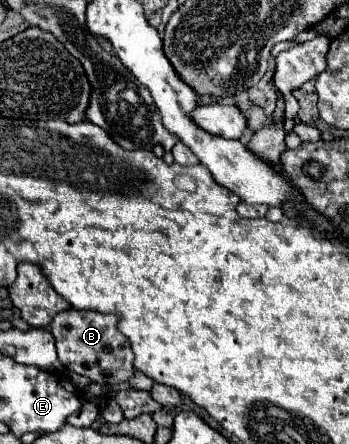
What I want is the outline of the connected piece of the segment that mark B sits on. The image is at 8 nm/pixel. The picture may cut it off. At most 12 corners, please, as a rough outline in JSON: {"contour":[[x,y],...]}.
{"contour":[[67,309],[51,321],[59,361],[99,385],[133,375],[119,315]]}

